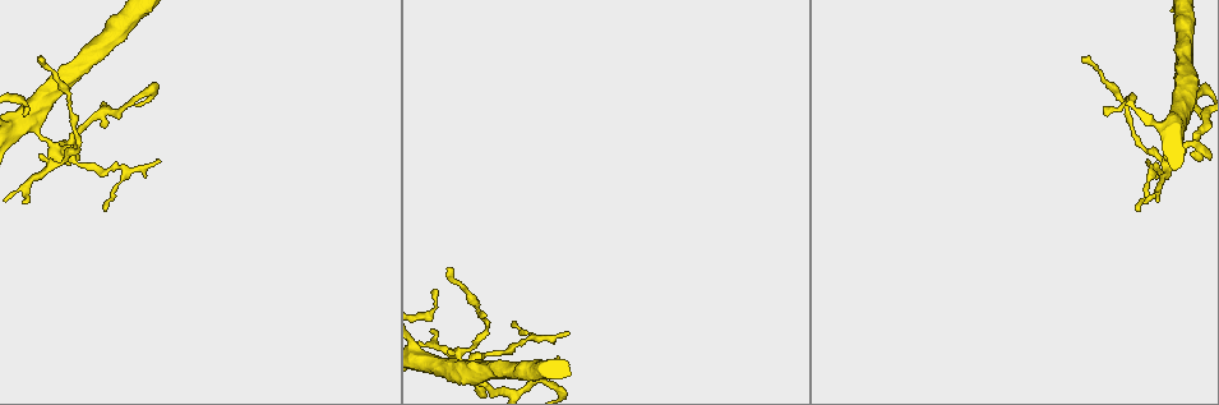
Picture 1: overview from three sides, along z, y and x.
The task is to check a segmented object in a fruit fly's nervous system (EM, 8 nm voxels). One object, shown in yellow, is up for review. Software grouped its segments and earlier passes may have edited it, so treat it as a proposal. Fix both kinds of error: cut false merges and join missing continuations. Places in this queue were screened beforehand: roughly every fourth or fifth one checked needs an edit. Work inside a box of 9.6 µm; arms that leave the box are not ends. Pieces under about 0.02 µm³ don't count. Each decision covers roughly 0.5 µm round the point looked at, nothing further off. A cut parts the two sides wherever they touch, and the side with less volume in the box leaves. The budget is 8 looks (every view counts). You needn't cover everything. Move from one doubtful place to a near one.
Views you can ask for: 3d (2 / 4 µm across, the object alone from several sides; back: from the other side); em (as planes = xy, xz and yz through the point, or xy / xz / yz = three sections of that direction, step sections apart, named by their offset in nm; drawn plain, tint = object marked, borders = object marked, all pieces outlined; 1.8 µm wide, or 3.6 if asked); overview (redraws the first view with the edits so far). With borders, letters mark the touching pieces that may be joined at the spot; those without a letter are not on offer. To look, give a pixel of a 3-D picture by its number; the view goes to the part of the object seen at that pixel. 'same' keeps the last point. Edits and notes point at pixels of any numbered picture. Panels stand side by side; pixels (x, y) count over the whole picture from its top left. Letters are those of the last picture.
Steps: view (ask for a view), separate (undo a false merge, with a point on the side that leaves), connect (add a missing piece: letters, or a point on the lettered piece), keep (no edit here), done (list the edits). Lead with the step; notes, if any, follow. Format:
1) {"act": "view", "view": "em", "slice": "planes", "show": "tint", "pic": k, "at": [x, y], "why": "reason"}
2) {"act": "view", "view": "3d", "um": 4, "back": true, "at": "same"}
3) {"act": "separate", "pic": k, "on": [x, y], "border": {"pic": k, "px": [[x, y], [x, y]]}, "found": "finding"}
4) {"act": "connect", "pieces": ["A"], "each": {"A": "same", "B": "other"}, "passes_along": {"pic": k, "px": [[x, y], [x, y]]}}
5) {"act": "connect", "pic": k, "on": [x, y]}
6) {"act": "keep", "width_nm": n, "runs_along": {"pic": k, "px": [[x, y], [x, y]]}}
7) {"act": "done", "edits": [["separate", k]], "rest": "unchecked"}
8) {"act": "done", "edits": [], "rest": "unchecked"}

{"act": "view", "view": "3d", "um": 4, "pic": 1, "at": [39, 57], "why": "an open end"}

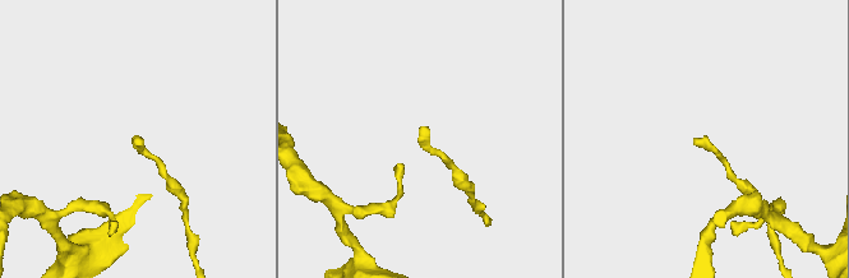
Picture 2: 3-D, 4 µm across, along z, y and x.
{"act": "view", "view": "em", "slice": "planes", "show": "borders", "pic": 2, "at": [694, 140], "why": "now the EM"}

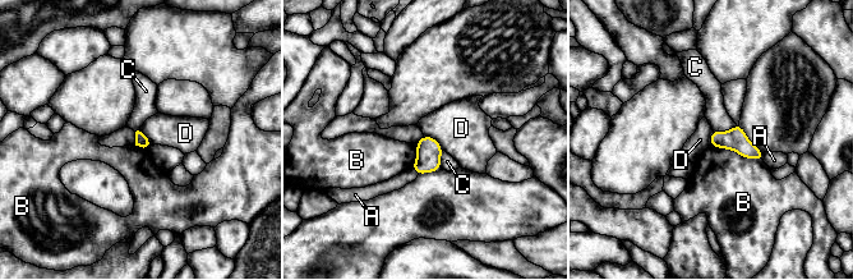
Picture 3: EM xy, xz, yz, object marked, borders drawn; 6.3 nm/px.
{"act": "keep", "each": {"A": "other", "B": "other", "C": "other", "D": "other"}, "border": {"pic": 3, "px": [[424, 134], [432, 136], [443, 150]]}, "found": "none of them fits"}

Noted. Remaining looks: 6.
{"act": "view", "view": "3d", "um": 2, "pic": 1, "at": [52, 148], "why": "abrupt turn"}

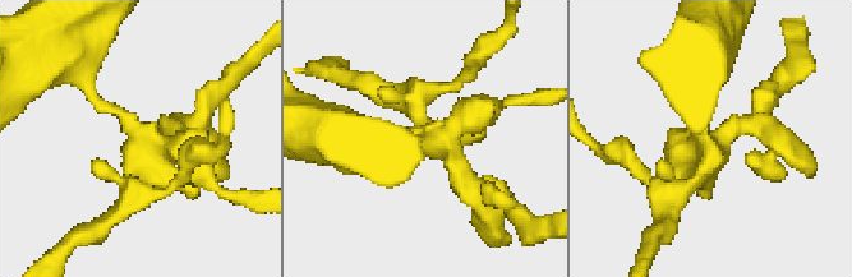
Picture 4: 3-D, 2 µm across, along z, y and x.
{"act": "view", "view": "em", "slice": "planes", "show": "tint", "pic": 4, "at": [421, 129], "why": "shape alone is not enough"}

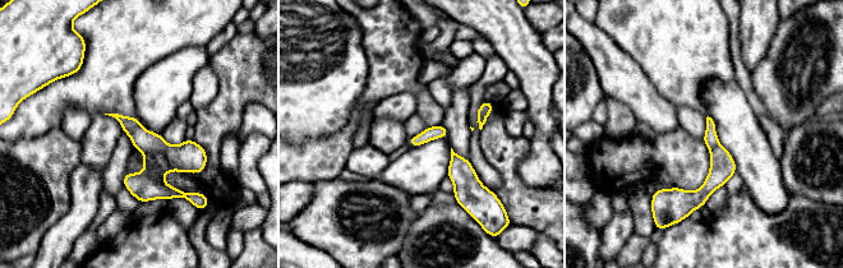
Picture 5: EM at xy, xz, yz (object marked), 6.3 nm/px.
{"act": "view", "view": "em", "slice": "planes", "show": "borders", "at": "same"}

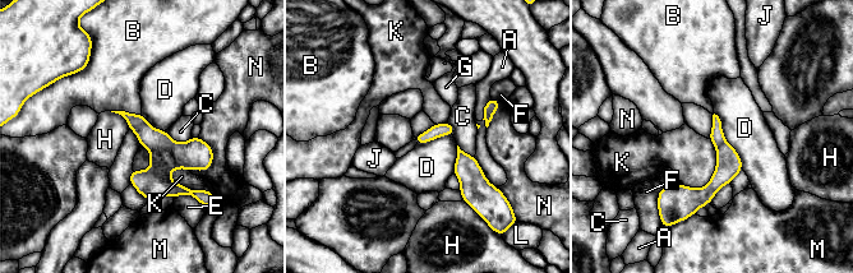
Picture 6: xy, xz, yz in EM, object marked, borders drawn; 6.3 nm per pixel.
{"act": "separate", "pic": 6, "on": [155, 183], "each": {"A": "other", "B": "other", "C": "other", "D": "other", "E": "other", "F": "other", "G": "other", "H": "other", "J": "other", "K": "other", "L": "other", "M": "other", "N": "other"}, "part_leaving": {"pic": 6, "px": [[738, 162], [705, 194], [664, 190]]}, "found": "a second neuron is stuck on"}

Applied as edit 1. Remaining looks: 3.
{"act": "done", "edits": [["separate", 6]], "rest": "unchecked"}

